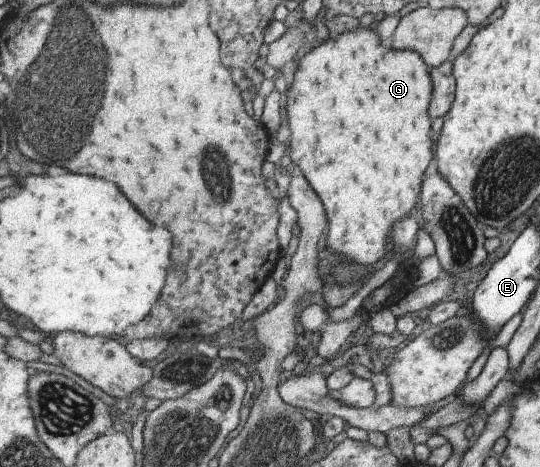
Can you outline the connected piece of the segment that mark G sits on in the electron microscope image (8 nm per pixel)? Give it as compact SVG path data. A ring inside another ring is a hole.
M373 24L369 27L359 26L356 30L343 32L336 38L328 38L313 48L306 54L297 67L294 77L288 78L292 83L292 88L288 92L287 105L288 122L290 122L288 138L291 144L290 156L294 164L298 165L304 172L308 180L312 182L312 186L316 188L316 192L320 194L320 198L324 200L326 208L328 208L328 218L330 218L330 230L327 231L327 246L336 254L340 254L344 260L348 262L356 262L356 264L364 264L364 266L381 267L392 253L392 230L394 226L412 216L414 210L418 208L418 194L420 194L420 184L422 184L422 176L424 170L430 166L432 158L432 140L430 140L430 117L428 114L428 102L432 102L433 94L433 78L428 76L425 60L418 50L394 50L389 41L382 41L380 34L376 31Z

